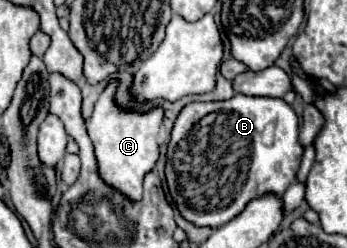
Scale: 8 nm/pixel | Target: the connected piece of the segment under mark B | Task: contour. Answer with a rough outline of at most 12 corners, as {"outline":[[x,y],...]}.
{"outline":[[280,97],[186,105],[166,181],[220,227],[300,169]]}

